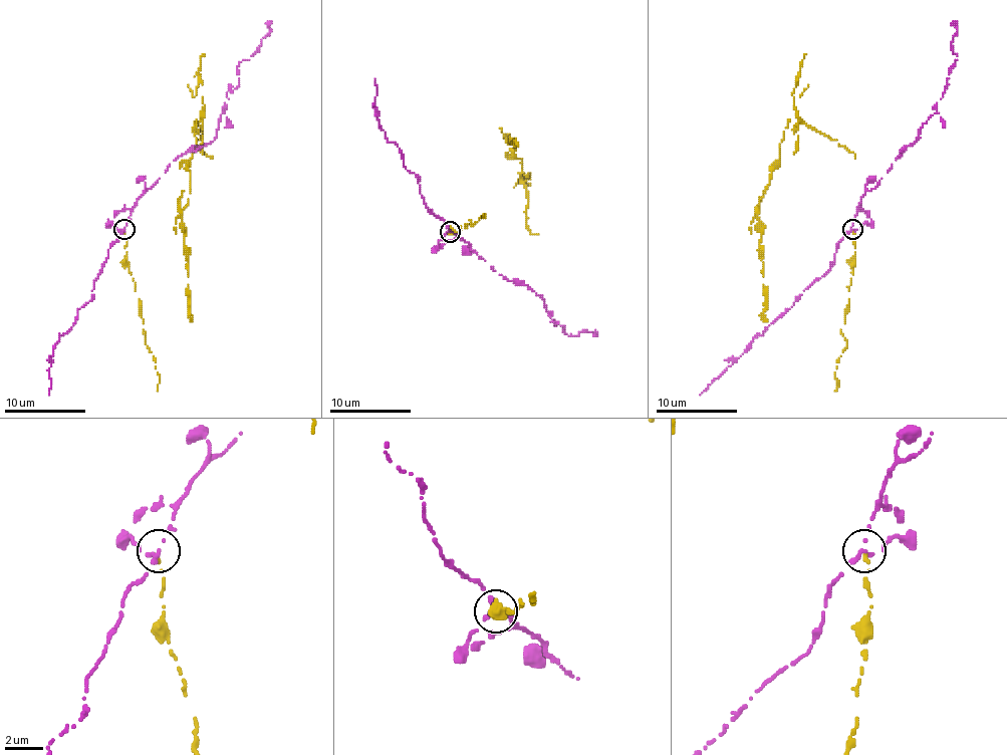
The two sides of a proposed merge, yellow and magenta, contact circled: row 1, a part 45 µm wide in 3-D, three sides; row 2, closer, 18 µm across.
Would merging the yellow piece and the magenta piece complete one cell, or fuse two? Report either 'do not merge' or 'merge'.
do not merge

